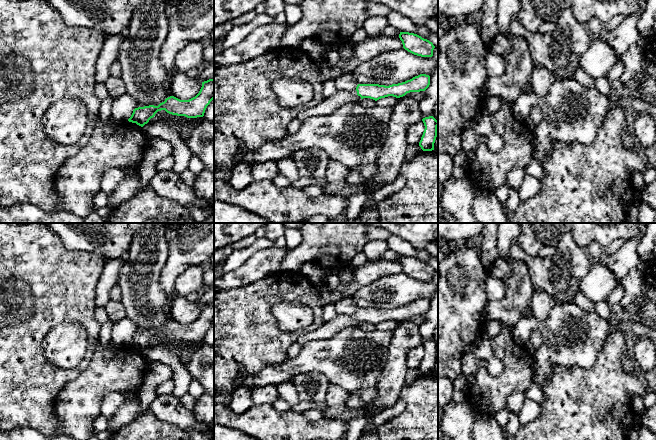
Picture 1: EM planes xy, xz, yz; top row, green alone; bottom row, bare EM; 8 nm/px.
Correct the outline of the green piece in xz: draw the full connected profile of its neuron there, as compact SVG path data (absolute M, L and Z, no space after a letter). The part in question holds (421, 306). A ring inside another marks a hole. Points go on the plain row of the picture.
M420 298L402 307L389 310L379 308L358 308L354 315L336 315L332 320L323 323L318 329L302 335L297 343L301 346L313 340L328 340L345 328L370 322L375 325L393 320L400 322L410 316L425 315L430 309L430 300Z

